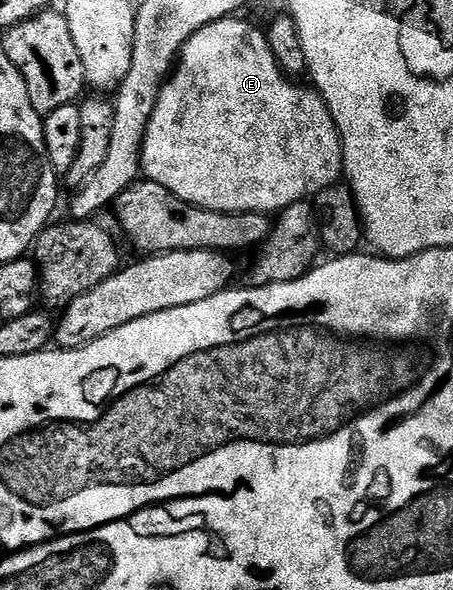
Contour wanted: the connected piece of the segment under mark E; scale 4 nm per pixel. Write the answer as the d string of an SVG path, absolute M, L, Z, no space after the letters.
M231 16L224 20L216 20L200 32L196 32L182 45L182 52L176 59L176 65L163 85L158 103L155 106L154 116L150 121L146 144L144 147L144 161L142 174L149 181L168 188L190 206L199 206L201 210L215 210L221 214L265 214L277 215L288 209L292 204L313 199L324 190L329 190L343 177L344 163L342 160L342 137L332 120L332 112L328 112L328 104L318 94L318 91L309 85L297 86L297 81L291 80L273 55L267 35L250 22L245 22L242 16Z

